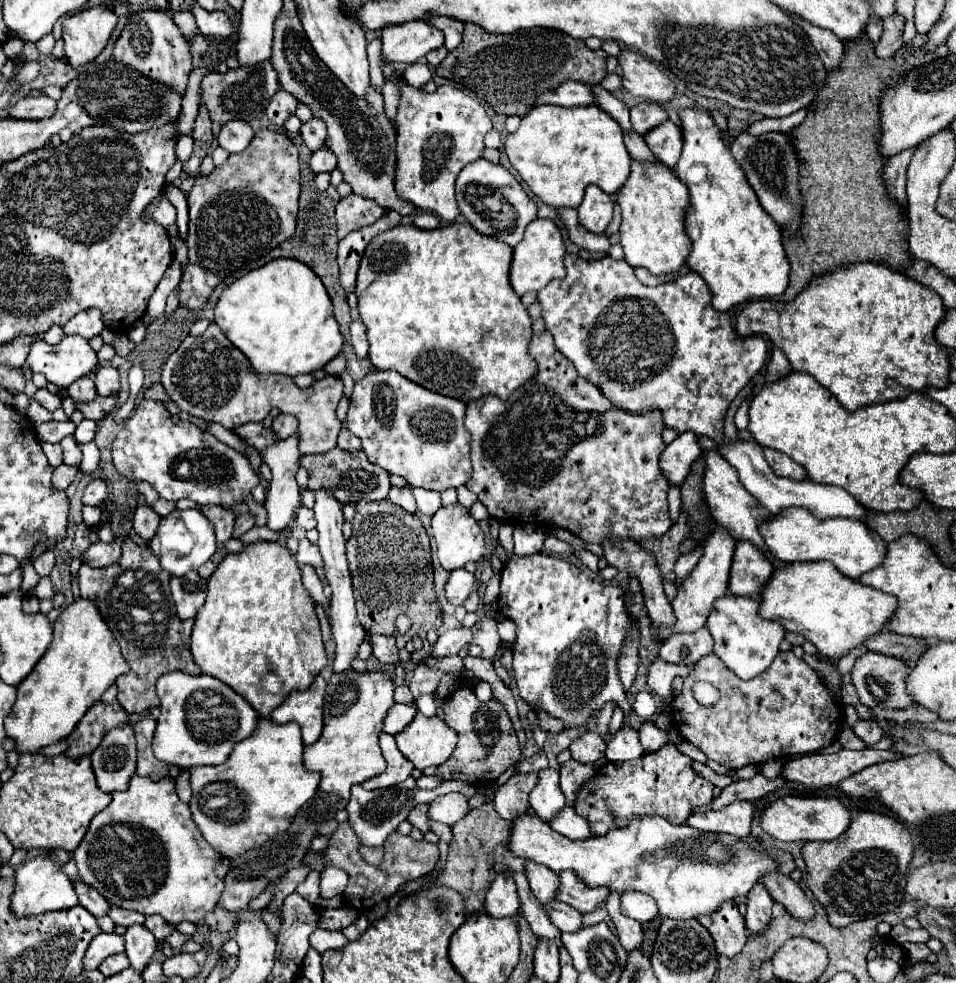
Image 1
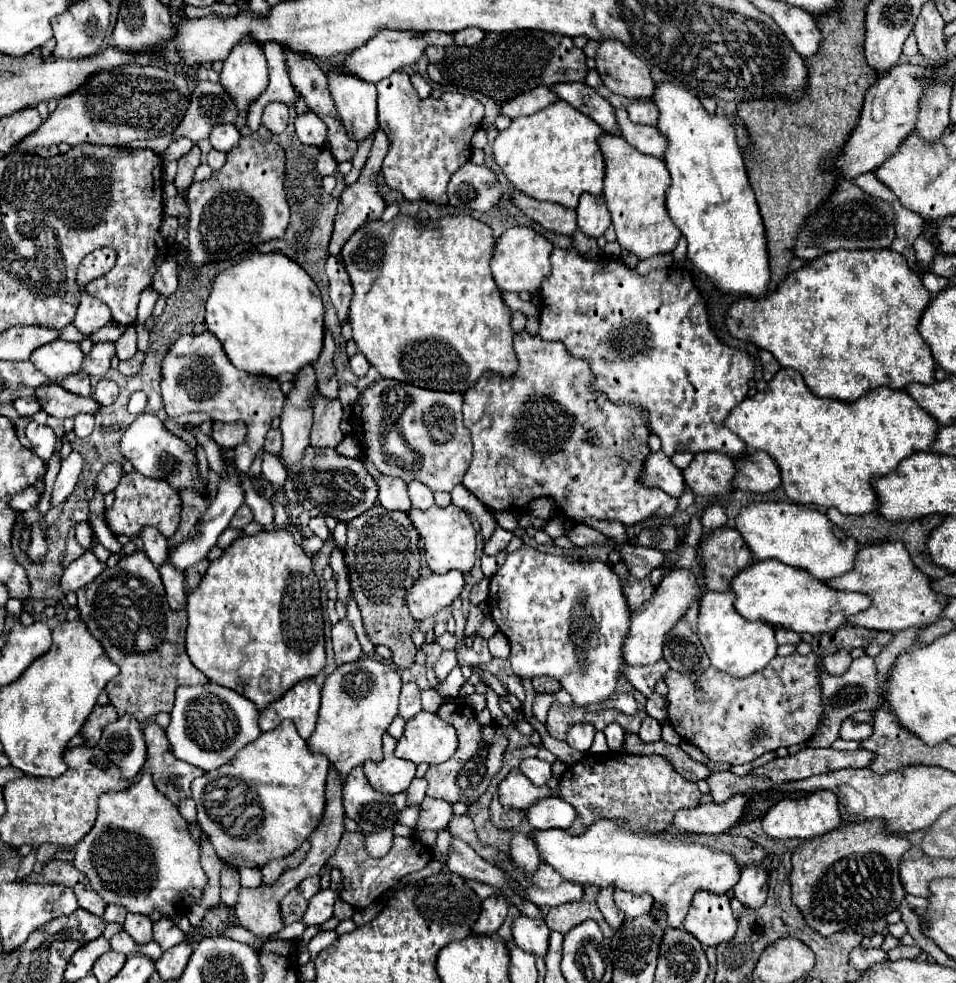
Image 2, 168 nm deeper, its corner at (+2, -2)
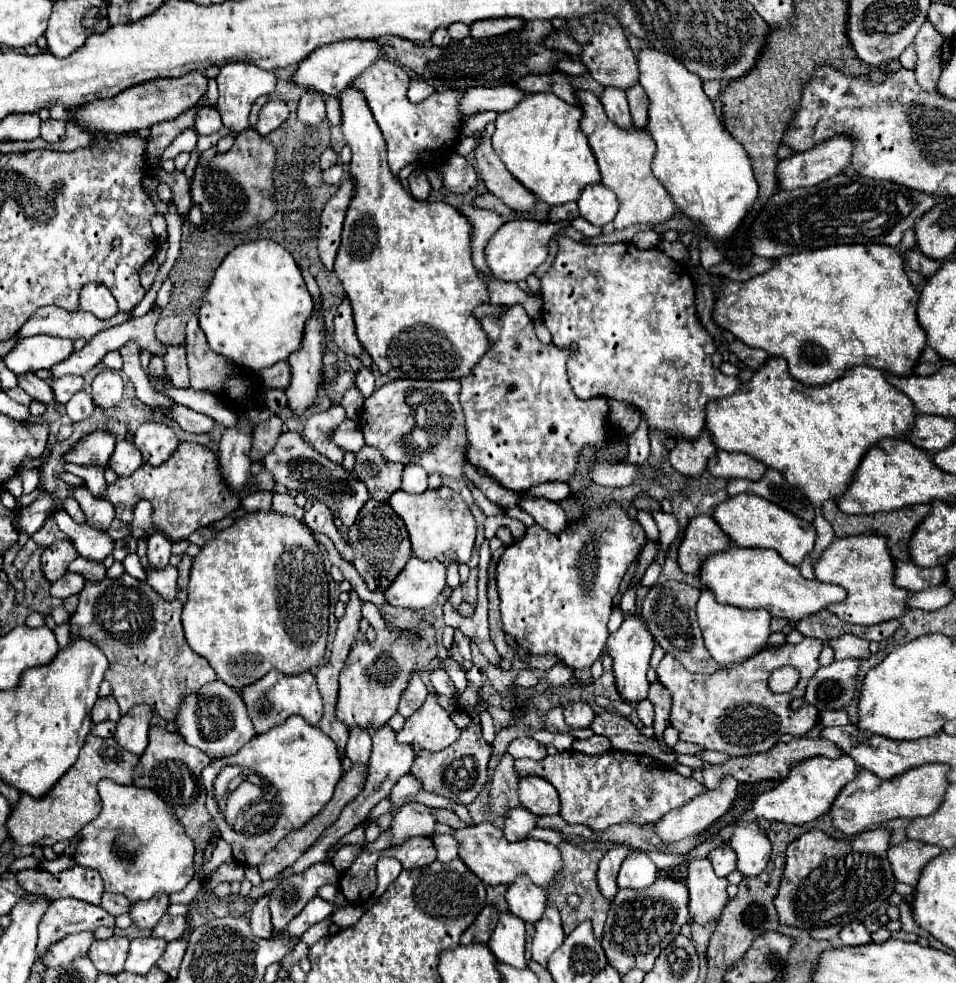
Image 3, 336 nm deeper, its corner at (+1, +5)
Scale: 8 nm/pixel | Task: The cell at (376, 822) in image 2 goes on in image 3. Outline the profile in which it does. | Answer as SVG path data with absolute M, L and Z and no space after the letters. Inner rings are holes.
M358 727L350 729L350 739L348 739L348 745L346 745L346 755L350 757L352 763L366 765L368 757L370 757L370 747L372 747L372 741L370 741L368 729L358 729Z

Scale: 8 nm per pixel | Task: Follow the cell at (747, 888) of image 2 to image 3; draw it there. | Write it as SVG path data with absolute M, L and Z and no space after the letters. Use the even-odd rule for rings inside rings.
M738 821L730 837L730 847L738 855L738 871L744 877L762 873L770 861L770 841L756 821Z

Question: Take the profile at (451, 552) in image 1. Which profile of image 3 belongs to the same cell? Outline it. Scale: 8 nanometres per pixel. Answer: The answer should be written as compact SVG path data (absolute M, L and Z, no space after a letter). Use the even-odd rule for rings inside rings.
M442 485L440 489L426 489L420 495L410 495L398 489L388 497L386 503L404 521L406 531L410 535L414 557L422 561L430 561L440 555L452 555L454 559L458 559L458 563L470 561L470 553L476 537L476 523L460 493L456 493L446 485Z

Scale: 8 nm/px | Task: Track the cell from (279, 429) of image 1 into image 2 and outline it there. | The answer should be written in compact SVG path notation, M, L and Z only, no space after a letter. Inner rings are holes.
M271 428L269 430L269 434L267 434L267 438L265 438L265 452L269 452L269 454L277 454L277 452L281 452L281 432L279 430L275 430L275 428Z

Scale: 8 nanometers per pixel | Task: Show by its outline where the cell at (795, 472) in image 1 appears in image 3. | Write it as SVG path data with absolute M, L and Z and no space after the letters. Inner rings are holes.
M716 451L716 455L710 459L706 469L714 477L731 479L743 477L752 481L758 481L764 475L766 465L758 459L746 455L746 453L728 453L728 451Z

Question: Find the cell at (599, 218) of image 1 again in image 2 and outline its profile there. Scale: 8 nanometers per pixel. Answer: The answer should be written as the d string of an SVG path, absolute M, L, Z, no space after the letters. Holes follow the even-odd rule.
M583 194L577 206L577 224L579 224L579 230L587 236L593 236L593 238L603 236L603 232L611 226L611 216L607 212L605 198Z

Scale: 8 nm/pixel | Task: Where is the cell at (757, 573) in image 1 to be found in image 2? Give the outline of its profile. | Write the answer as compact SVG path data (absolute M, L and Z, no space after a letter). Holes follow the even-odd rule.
M717 528L703 538L699 560L707 588L713 592L729 590L733 576L753 564L749 546L735 528Z

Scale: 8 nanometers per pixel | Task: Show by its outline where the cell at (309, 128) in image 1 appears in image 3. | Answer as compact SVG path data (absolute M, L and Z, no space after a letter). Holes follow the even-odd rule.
M304 93L298 105L298 119L308 125L318 125L326 117L326 105L320 93Z

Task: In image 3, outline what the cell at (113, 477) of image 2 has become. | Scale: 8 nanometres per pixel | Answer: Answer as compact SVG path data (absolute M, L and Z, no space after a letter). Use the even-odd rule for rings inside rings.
M128 439L118 441L108 461L108 467L112 467L118 477L126 477L132 475L140 465L142 465L142 455L138 455L138 447Z

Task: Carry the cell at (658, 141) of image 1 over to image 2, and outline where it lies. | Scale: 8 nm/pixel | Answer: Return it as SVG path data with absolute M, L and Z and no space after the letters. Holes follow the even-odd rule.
M625 108L617 110L617 122L619 122L623 138L633 148L637 148L641 154L663 158L663 154L665 154L665 136L661 136L661 132L657 132L657 126L645 126L645 124L629 122Z

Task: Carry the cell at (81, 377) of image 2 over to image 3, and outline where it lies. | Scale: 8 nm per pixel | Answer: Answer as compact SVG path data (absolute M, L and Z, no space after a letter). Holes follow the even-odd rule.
M66 375L66 377L60 377L60 379L54 379L50 383L52 391L54 391L54 399L56 403L66 403L74 393L78 393L84 385L84 379L82 377L76 377L76 375Z

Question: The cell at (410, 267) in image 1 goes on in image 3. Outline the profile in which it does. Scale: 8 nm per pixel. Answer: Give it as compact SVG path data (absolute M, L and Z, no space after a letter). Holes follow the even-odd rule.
M348 87L340 95L340 105L342 131L352 149L350 177L354 181L354 197L346 211L334 273L350 299L356 337L380 373L390 379L462 379L490 347L486 333L472 315L478 305L488 301L488 289L472 263L472 227L456 207L438 201L418 201L404 191L388 169L386 143L370 109L366 109L362 93Z

